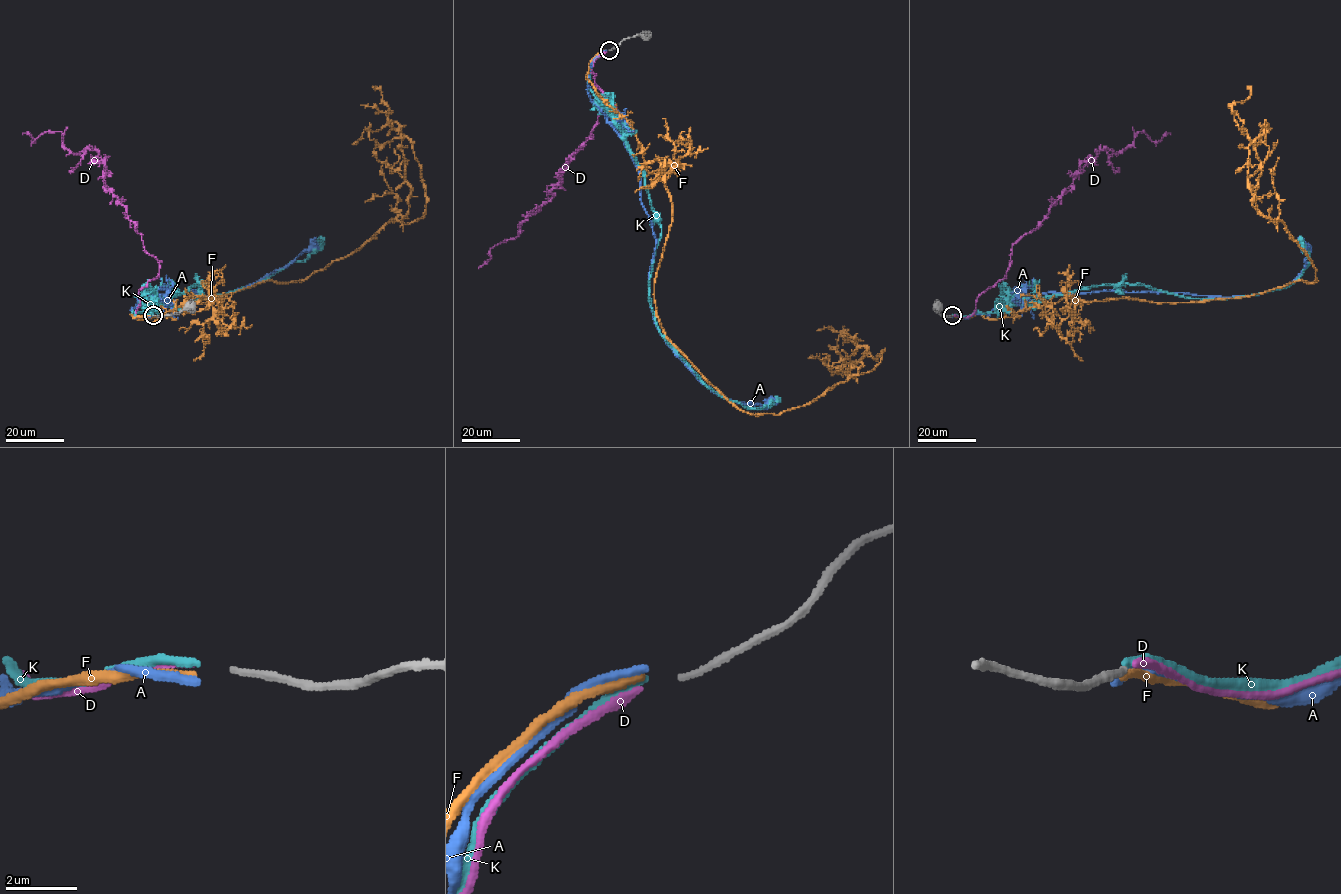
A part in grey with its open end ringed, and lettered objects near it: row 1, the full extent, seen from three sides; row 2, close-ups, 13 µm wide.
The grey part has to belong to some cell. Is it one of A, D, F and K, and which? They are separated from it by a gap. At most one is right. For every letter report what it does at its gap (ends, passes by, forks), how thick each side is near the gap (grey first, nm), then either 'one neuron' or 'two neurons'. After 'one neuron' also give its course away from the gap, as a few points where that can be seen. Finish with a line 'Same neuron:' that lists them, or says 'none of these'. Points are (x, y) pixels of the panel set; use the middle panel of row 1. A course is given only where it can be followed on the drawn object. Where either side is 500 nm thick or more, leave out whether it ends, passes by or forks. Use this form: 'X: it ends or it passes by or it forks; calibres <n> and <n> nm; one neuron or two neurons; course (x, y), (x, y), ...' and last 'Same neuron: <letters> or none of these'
A: it ends; calibres 180 and 240 nm; two neurons
D: it ends; calibres 180 and 240 nm; two neurons
F: it ends; calibres 180 and 260 nm; two neurons
K: it ends; calibres 180 and 220 nm; two neurons
Same neuron: none of these

